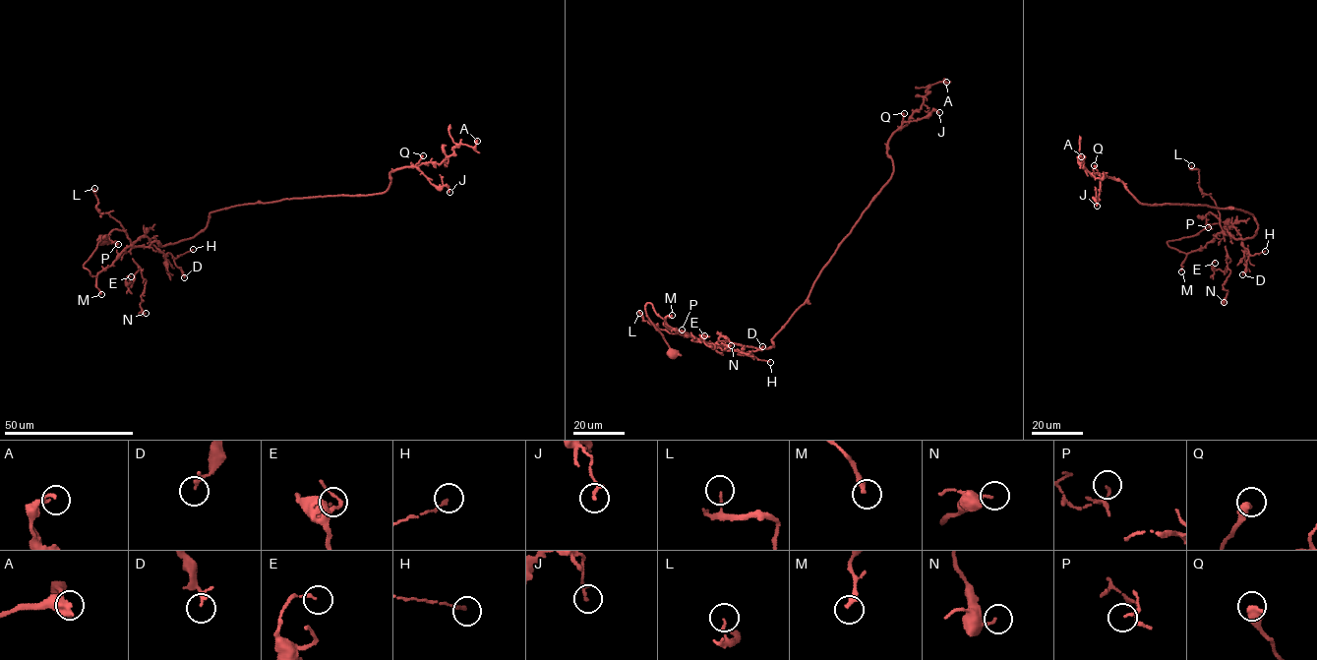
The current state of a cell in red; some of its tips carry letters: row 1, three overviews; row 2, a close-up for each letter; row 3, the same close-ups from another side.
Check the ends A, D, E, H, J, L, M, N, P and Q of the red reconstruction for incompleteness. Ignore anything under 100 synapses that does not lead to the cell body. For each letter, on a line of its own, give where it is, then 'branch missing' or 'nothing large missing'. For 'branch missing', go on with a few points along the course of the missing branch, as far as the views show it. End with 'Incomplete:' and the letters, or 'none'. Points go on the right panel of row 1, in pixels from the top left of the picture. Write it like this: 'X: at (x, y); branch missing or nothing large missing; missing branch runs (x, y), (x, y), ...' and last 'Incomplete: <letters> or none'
A: at (1081, 156); nothing large missing
D: at (1242, 274); nothing large missing
E: at (1215, 263); nothing large missing
H: at (1265, 251); nothing large missing
J: at (1097, 206); nothing large missing
L: at (1191, 165); nothing large missing
M: at (1181, 271); nothing large missing
N: at (1224, 302); nothing large missing
P: at (1208, 227); nothing large missing
Q: at (1094, 165); nothing large missing
Incomplete: none

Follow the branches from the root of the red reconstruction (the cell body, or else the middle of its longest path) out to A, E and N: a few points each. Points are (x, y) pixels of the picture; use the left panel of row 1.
A: (102, 239), (83, 266), (91, 275), (129, 246), (193, 238), (210, 212), (382, 193), (390, 172), (477, 141)
E: (102, 239), (84, 268), (96, 275), (131, 246), (140, 269), (128, 284), (125, 279), (131, 276)
N: (102, 239), (83, 267), (96, 275), (131, 246), (133, 259), (146, 280), (140, 303), (146, 313)

